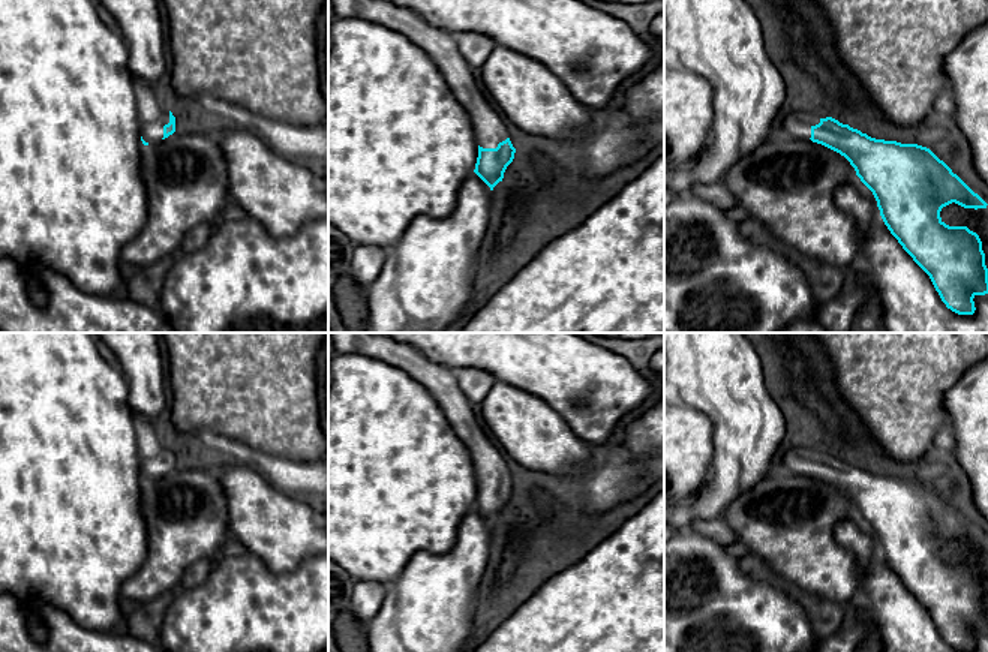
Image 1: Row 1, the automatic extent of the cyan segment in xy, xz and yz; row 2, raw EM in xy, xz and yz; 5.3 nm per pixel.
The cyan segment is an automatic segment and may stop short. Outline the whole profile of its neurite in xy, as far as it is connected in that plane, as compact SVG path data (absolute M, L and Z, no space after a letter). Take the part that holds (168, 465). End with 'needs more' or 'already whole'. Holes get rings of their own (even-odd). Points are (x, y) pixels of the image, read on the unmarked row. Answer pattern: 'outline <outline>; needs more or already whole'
outline M166 447L163 453L153 459L144 459L141 463L141 477L144 481L157 480L175 468L175 453Z; needs more

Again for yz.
outline M793 445L780 456L778 465L822 480L844 492L861 517L873 528L880 552L913 597L930 612L948 645L958 651L973 651L973 634L988 630L988 604L979 571L967 562L949 562L942 553L943 543L955 538L964 544L987 544L975 529L930 484L918 480L876 475L832 453L816 454Z; needs more

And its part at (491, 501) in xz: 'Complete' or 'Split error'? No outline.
Split error

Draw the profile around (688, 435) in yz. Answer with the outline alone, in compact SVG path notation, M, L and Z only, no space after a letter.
M664 396L664 508L700 490L715 454L712 421Z

